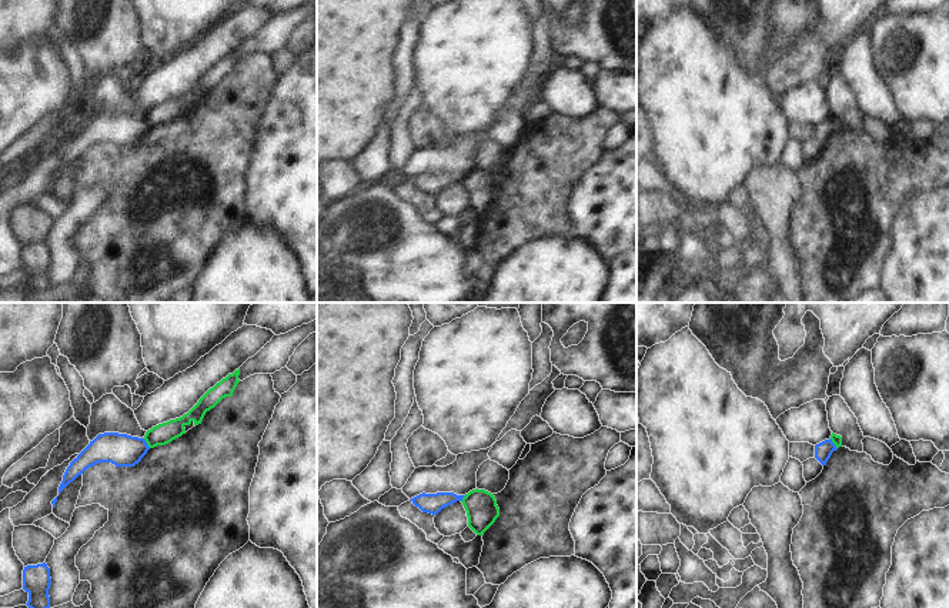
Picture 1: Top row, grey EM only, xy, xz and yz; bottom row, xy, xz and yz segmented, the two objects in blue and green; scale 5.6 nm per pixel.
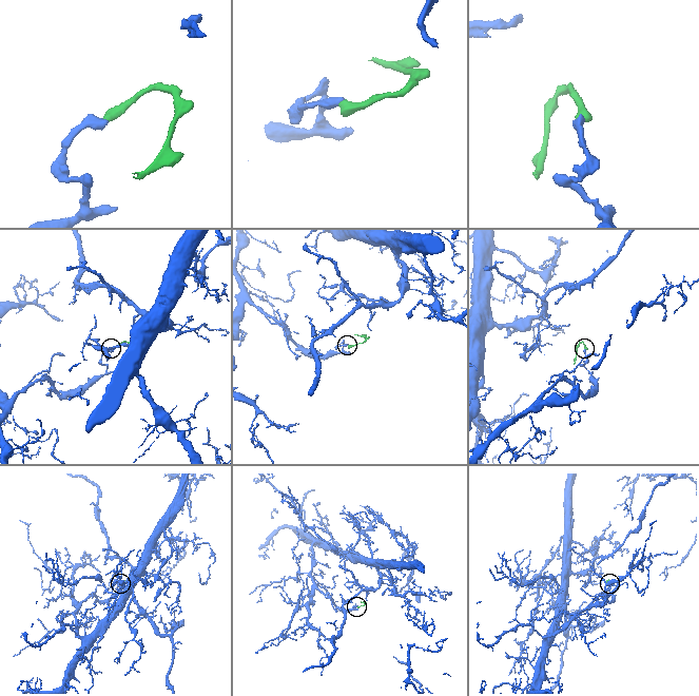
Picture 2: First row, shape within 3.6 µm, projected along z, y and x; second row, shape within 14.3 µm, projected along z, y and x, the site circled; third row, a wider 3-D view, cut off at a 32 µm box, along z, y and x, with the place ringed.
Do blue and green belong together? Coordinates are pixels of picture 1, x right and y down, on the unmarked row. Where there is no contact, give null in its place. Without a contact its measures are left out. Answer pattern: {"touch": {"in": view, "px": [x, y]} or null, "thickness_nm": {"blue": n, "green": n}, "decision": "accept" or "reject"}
{"touch": {"in": "xy", "px": [146, 123]}, "thickness_nm": {"blue": 190, "green": 120}, "decision": "reject"}

